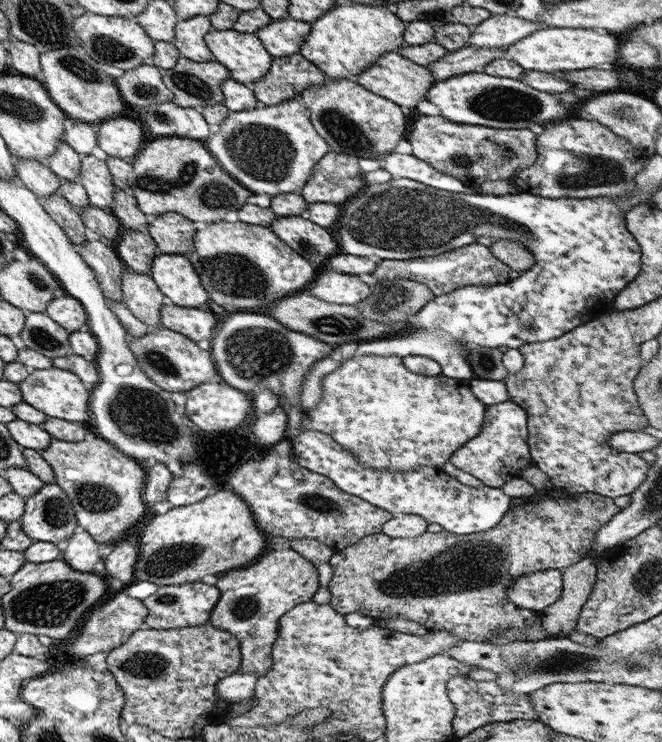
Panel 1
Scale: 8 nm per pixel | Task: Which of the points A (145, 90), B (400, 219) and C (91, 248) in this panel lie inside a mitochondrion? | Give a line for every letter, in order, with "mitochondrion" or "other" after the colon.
A: mitochondrion
B: mitochondrion
C: other

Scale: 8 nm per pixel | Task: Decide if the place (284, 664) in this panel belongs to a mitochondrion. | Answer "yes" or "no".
no

